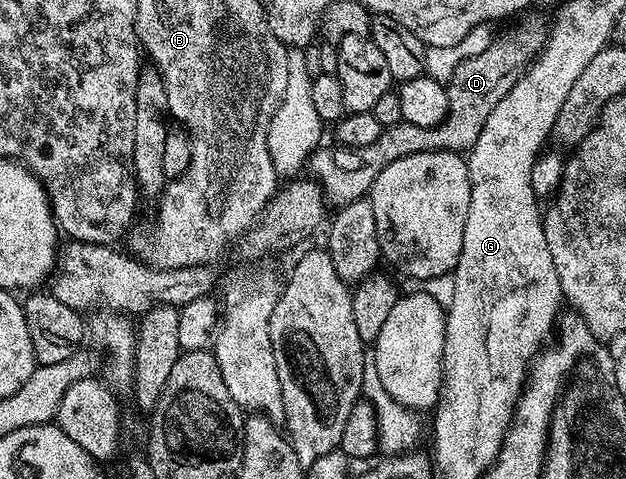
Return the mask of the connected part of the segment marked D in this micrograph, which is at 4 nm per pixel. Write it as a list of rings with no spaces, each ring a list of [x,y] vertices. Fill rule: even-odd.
[[[525,17],[523,20],[525,22],[520,22],[517,26],[512,26],[509,30],[504,30],[488,47],[477,49],[476,53],[464,58],[462,64],[458,64],[458,68],[454,68],[454,76],[446,83],[448,88],[448,115],[444,118],[443,122],[438,126],[431,126],[430,128],[418,128],[417,126],[410,126],[407,124],[401,124],[398,126],[385,126],[380,131],[378,140],[374,140],[374,144],[366,144],[366,148],[350,148],[349,146],[341,146],[339,144],[331,144],[332,146],[327,146],[327,144],[321,145],[317,148],[313,154],[308,157],[306,163],[306,170],[309,175],[315,181],[319,182],[321,190],[324,191],[324,197],[329,203],[333,202],[333,207],[339,208],[341,206],[349,206],[351,202],[356,202],[360,198],[365,197],[371,191],[374,180],[378,180],[378,176],[382,172],[382,168],[386,168],[390,164],[394,164],[394,160],[402,160],[402,156],[414,156],[418,152],[438,152],[439,150],[454,150],[457,152],[467,152],[474,148],[474,144],[478,144],[478,136],[482,133],[482,128],[486,125],[486,119],[489,118],[490,112],[494,112],[494,104],[498,104],[498,100],[502,100],[502,96],[506,96],[510,92],[510,88],[514,88],[514,84],[518,81],[521,74],[527,71],[530,63],[539,55],[540,51],[544,49],[544,44],[548,40],[548,31],[549,27],[546,25],[546,22],[543,22],[540,18],[528,18]]]

